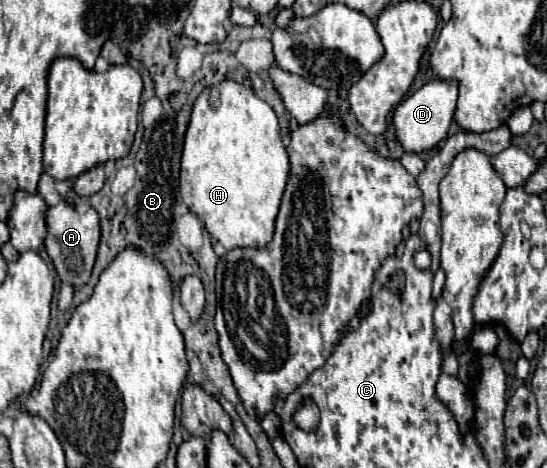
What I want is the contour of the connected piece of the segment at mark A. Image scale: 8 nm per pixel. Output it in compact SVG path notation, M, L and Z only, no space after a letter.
M60 199L58 205L52 205L46 209L44 219L46 219L46 227L48 227L48 237L44 241L44 247L58 271L60 279L74 287L84 285L90 279L90 271L92 271L92 265L96 259L96 249L98 249L98 241L100 241L98 215L76 213L72 205L68 205L64 199Z

